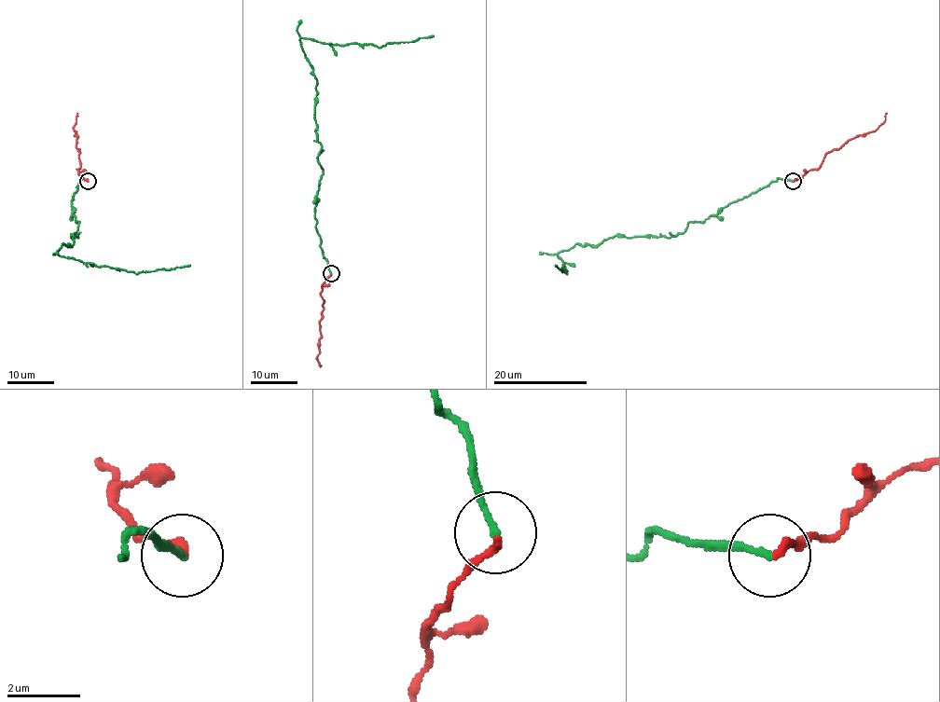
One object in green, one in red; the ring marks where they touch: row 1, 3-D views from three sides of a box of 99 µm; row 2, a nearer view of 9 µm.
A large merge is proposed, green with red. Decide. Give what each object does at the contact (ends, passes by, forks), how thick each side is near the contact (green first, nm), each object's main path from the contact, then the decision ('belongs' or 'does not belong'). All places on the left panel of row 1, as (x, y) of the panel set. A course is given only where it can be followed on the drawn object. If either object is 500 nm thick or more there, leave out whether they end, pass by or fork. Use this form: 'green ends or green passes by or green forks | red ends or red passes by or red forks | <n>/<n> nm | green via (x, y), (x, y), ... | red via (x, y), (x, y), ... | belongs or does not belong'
green ends | red ends | 160/240 nm | green via (88, 181), (82, 178), (71, 201), (78, 236), (58, 254), (135, 274), (189, 265) | red via (88, 181), (77, 170), (80, 167), (80, 153), (76, 147), (77, 137), (74, 130), (77, 113) | belongs

